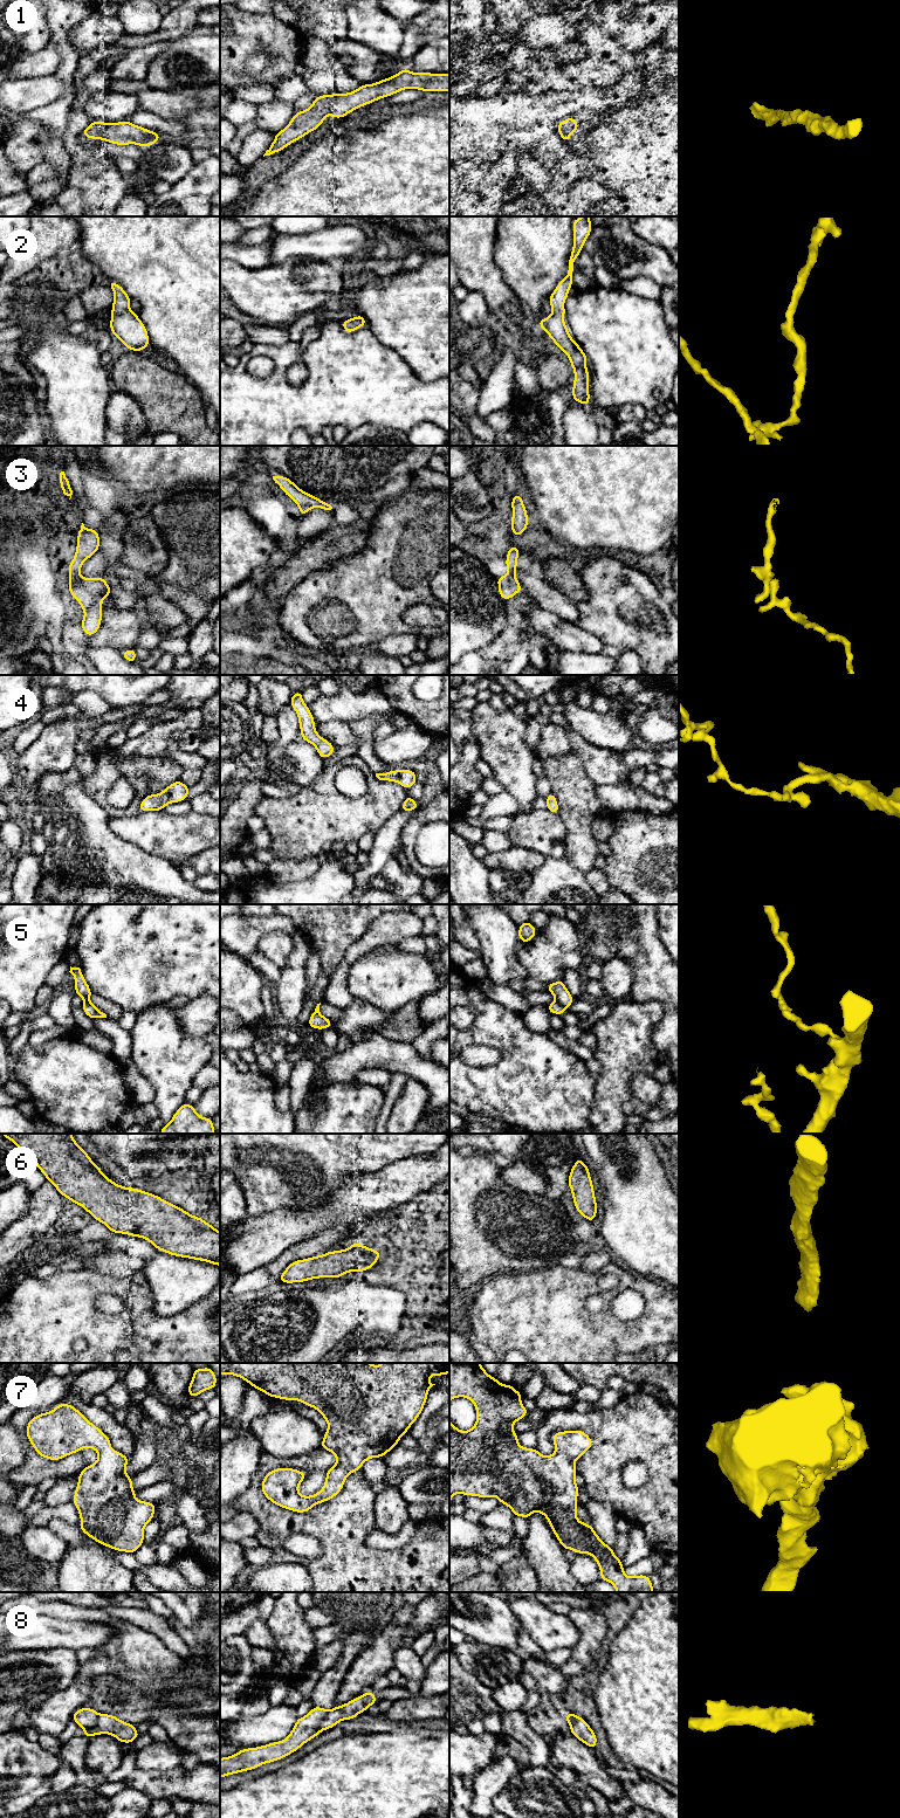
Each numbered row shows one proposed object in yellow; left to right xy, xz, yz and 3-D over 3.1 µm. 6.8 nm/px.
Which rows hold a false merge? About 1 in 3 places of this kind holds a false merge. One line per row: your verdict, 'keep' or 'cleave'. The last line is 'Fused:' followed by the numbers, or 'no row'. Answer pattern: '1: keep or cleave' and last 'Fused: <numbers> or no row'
1: keep
2: keep
3: keep
4: keep
5: cleave
6: keep
7: keep
8: cleave
Fused: 5, 8

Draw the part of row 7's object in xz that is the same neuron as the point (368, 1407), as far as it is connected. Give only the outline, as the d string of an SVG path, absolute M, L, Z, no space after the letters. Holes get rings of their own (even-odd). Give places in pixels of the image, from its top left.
M220 1363L220 1376L232 1375L246 1380L252 1387L264 1392L269 1397L280 1398L283 1400L298 1400L307 1406L316 1409L328 1423L327 1433L323 1435L321 1447L336 1455L337 1462L327 1472L327 1478L323 1488L314 1495L303 1496L298 1493L300 1483L308 1476L308 1474L295 1468L275 1468L267 1473L261 1482L263 1495L274 1504L281 1506L283 1509L293 1510L295 1513L307 1513L314 1506L329 1501L341 1493L344 1481L352 1472L360 1471L363 1464L372 1458L382 1458L389 1453L394 1446L398 1446L400 1438L410 1430L411 1425L419 1418L428 1396L430 1389L435 1385L428 1380L430 1376L444 1376L449 1373L449 1363L382 1363L380 1365L372 1365L370 1363Z

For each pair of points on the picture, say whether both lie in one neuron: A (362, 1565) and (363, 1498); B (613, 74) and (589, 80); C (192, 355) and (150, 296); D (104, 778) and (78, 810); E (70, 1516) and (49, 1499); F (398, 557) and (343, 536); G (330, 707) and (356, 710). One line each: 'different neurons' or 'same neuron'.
A: same neuron
B: same neuron
C: same neuron
D: different neurons
E: different neurons
F: different neurons
G: same neuron

